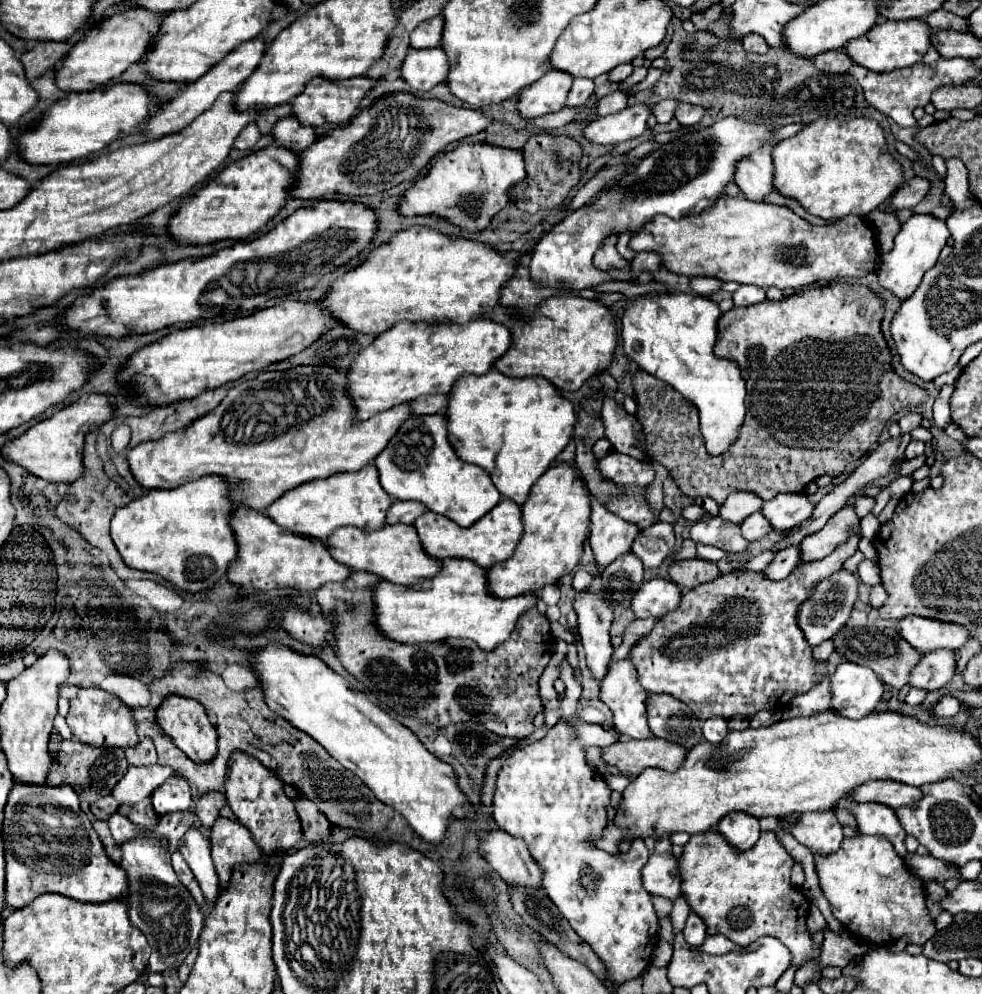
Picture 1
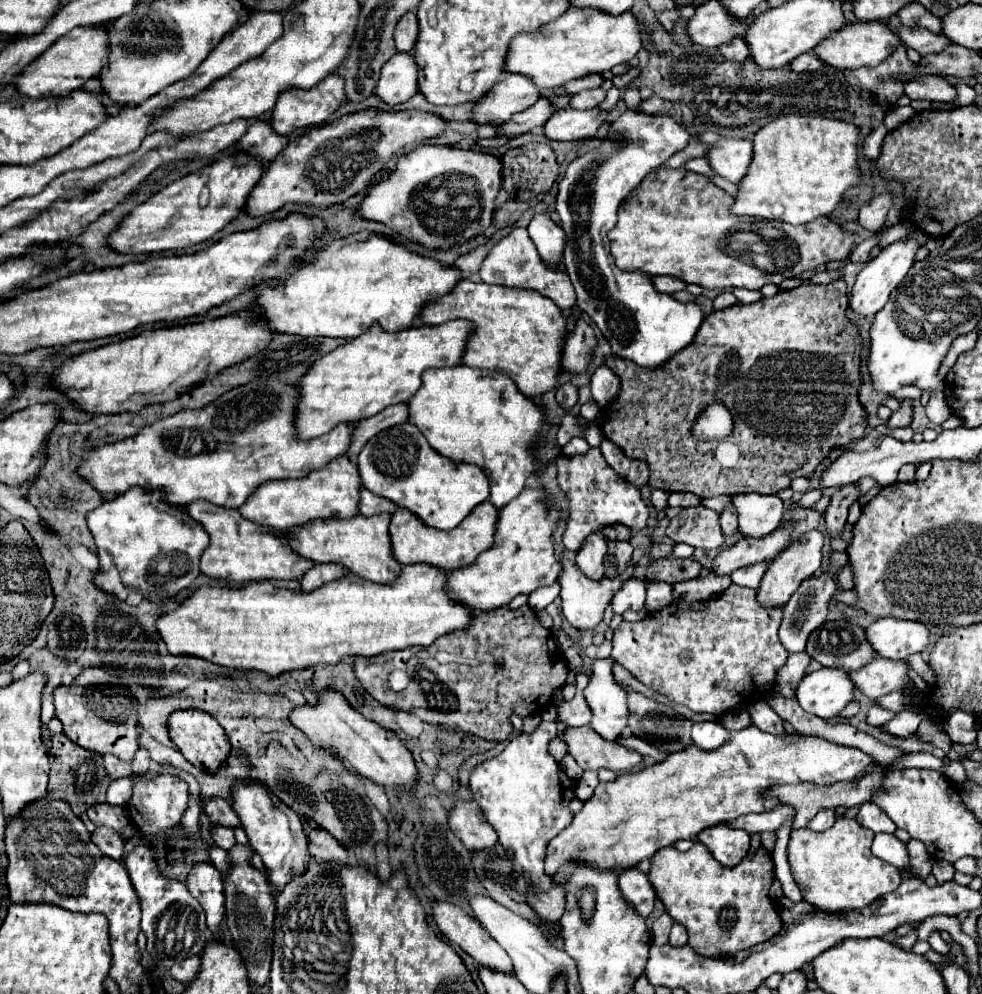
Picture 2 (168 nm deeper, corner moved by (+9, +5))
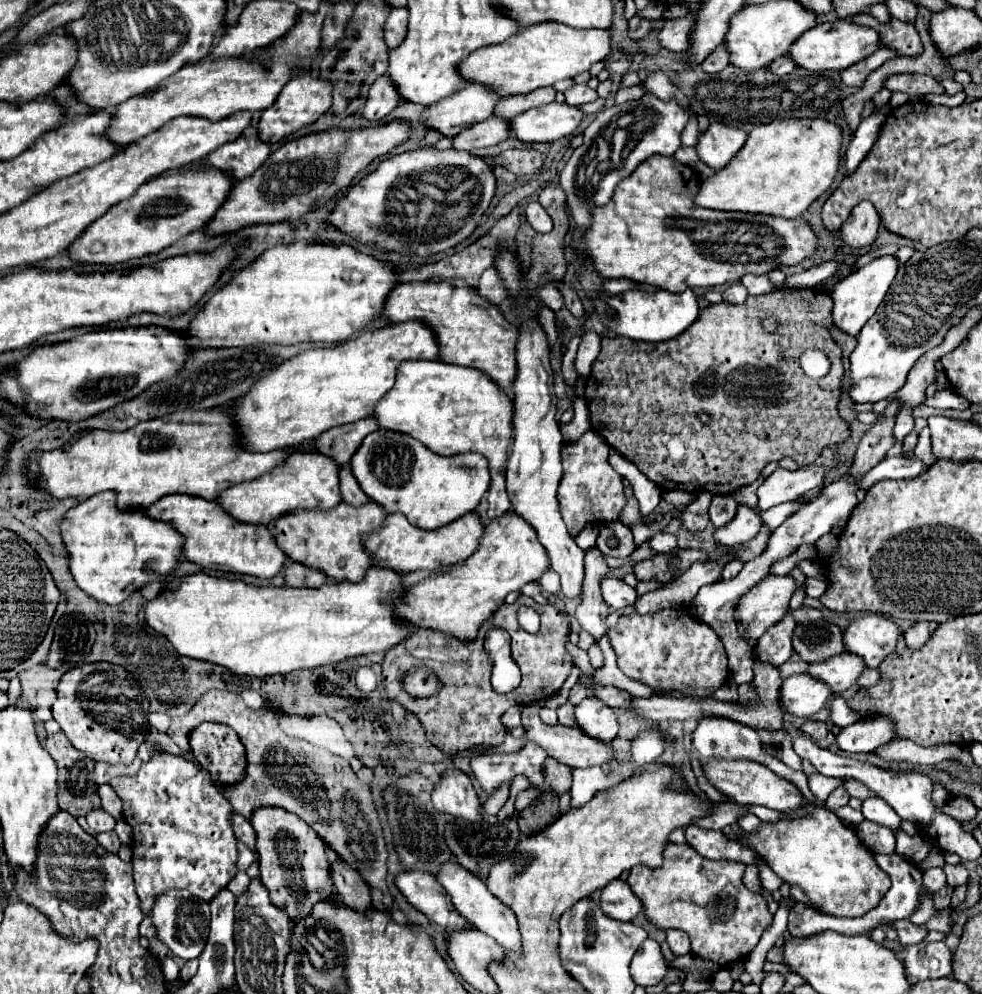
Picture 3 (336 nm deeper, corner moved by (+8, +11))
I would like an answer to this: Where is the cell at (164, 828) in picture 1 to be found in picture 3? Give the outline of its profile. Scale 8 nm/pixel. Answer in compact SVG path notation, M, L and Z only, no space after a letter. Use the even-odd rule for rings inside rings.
M239 843L237 847L239 847L239 861L237 861L237 869L239 869L239 871L247 871L247 867L249 867L251 863L255 863L255 857L253 857L253 853L251 853L243 843Z

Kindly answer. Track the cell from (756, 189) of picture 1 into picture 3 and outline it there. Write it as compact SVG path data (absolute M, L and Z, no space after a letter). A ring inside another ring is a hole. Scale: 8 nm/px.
M711 123L707 131L699 135L695 149L705 165L719 171L735 157L735 153L743 147L745 139L747 133L743 129L727 127L723 123Z

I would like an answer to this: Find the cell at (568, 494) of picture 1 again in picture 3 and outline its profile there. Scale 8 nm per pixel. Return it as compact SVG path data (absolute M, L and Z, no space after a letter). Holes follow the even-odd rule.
M509 513L509 515L503 515L501 519L493 519L485 527L479 539L479 547L469 559L449 567L447 573L439 573L435 577L421 579L405 587L401 599L393 601L393 615L397 615L401 621L405 621L405 625L411 625L413 629L443 631L445 635L451 635L461 643L475 641L479 627L497 611L499 605L503 605L505 595L511 591L519 591L523 585L531 581L539 581L547 569L549 569L549 557L543 545L539 543L535 529L529 523L523 523L523 519L517 513Z

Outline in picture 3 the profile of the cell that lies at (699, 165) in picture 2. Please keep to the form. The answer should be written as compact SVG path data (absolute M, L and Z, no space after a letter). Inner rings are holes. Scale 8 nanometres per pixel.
M679 147L679 149L675 151L675 155L673 155L673 157L675 157L677 161L685 163L685 165L695 165L695 163L699 161L695 147Z

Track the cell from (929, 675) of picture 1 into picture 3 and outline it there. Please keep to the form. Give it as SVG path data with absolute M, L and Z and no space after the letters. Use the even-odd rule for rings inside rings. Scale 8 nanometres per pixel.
M835 655L833 659L825 659L823 663L811 663L807 667L807 675L827 683L833 693L841 693L849 689L857 677L865 671L867 667L857 655Z

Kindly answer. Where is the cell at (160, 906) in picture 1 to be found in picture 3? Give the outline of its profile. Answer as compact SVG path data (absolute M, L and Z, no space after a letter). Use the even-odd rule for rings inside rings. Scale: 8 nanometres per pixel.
M181 891L181 897L167 897L167 895L159 895L155 899L155 907L153 907L153 913L151 913L151 919L157 927L157 935L159 939L169 947L169 951L183 959L183 961L189 961L189 959L195 959L201 955L205 943L207 943L207 935L209 935L209 919L211 919L211 913L209 913L209 905L191 895L189 891Z

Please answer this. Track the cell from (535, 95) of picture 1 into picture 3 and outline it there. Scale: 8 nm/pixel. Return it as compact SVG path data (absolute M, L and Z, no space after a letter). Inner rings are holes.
M467 83L463 91L429 105L421 115L421 123L427 129L441 133L443 137L455 137L461 129L491 117L497 101L499 95L487 91L477 83Z

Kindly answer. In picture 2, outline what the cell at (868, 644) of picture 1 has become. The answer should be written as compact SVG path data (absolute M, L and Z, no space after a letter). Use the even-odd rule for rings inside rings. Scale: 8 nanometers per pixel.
M846 619L826 621L812 631L806 653L824 667L838 667L844 671L862 669L878 655L866 641L866 631Z

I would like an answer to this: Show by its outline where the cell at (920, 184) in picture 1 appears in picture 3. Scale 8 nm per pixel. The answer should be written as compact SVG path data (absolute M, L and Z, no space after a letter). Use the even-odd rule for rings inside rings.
M861 201L851 211L847 223L839 227L839 237L843 245L847 245L849 249L863 249L873 245L873 241L877 239L877 229L879 229L879 215L875 213L873 203Z

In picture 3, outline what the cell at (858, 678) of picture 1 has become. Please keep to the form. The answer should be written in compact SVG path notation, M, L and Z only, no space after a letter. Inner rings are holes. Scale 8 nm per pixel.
M801 673L791 675L783 681L779 703L789 715L809 719L829 703L831 695L833 693L825 683L809 677L807 673Z

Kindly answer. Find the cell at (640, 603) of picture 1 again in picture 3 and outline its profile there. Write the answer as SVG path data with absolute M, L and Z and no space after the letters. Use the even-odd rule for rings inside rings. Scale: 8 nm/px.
M613 577L603 579L601 595L603 595L605 603L617 611L633 605L637 599L637 591L633 587L629 587L623 579L613 579Z

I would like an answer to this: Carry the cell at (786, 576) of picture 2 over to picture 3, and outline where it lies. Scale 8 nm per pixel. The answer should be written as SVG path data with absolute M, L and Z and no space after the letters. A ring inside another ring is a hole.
M767 575L767 579L747 591L747 595L739 599L739 607L735 607L735 623L739 627L741 639L753 643L769 627L779 623L779 619L783 619L783 615L789 611L793 593L795 581L789 575Z

